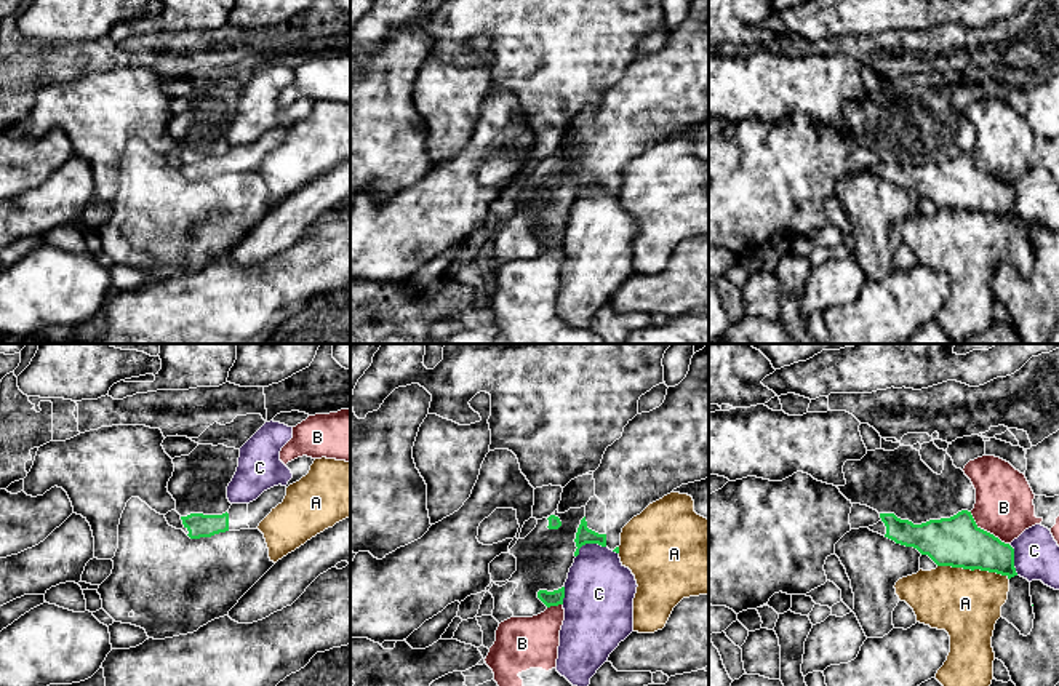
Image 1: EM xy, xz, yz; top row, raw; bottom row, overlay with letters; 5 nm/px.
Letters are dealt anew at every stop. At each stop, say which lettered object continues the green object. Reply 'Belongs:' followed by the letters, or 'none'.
Belongs: none

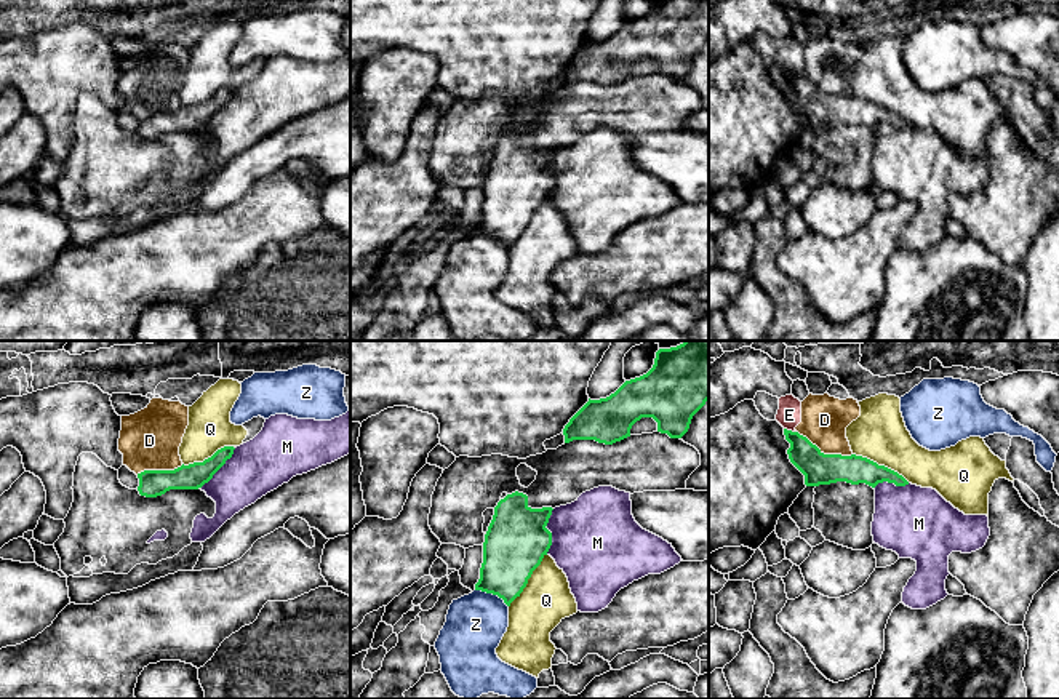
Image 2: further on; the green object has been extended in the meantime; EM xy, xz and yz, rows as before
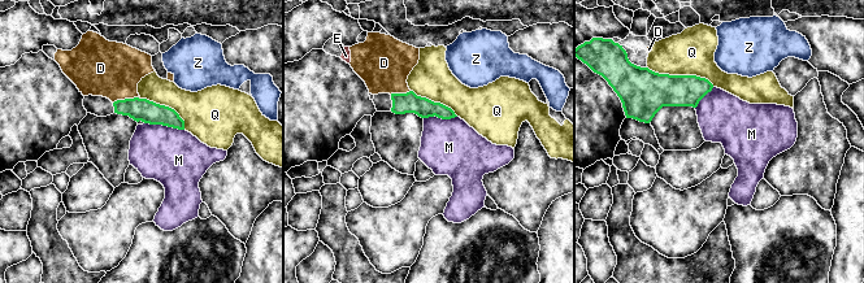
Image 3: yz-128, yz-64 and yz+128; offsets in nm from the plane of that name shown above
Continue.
Belongs: none

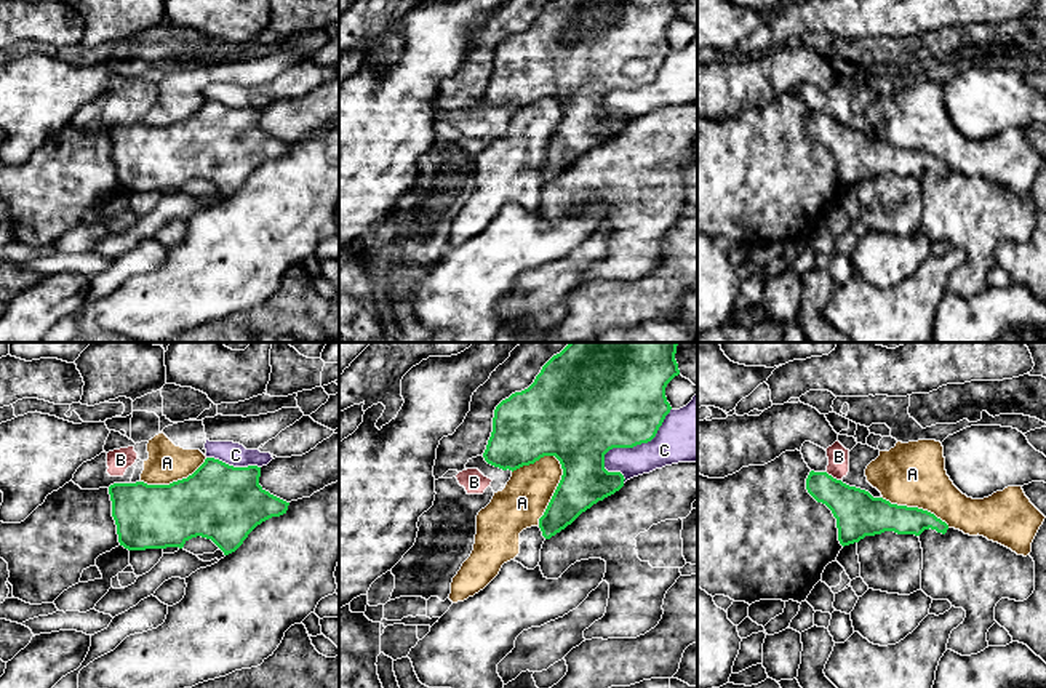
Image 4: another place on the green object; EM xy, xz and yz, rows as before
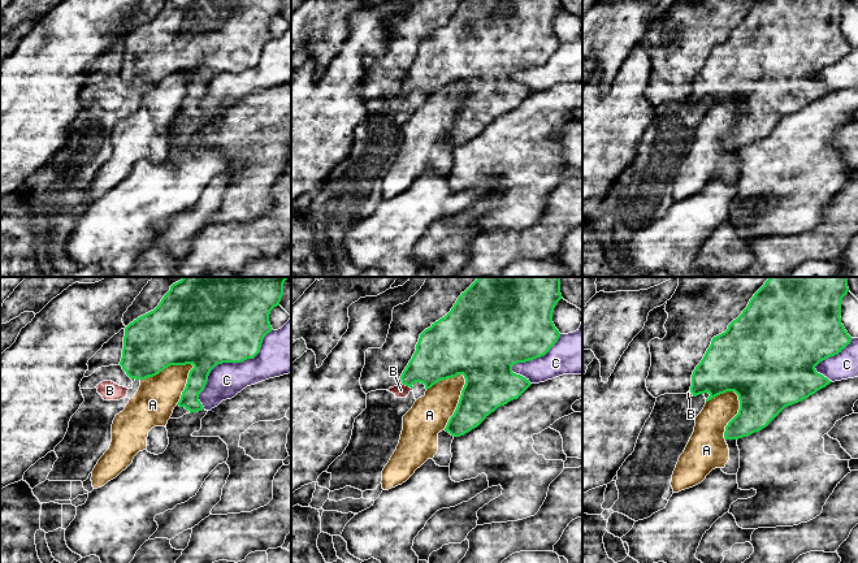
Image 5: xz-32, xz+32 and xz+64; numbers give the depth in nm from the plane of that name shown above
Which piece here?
Belongs: none

